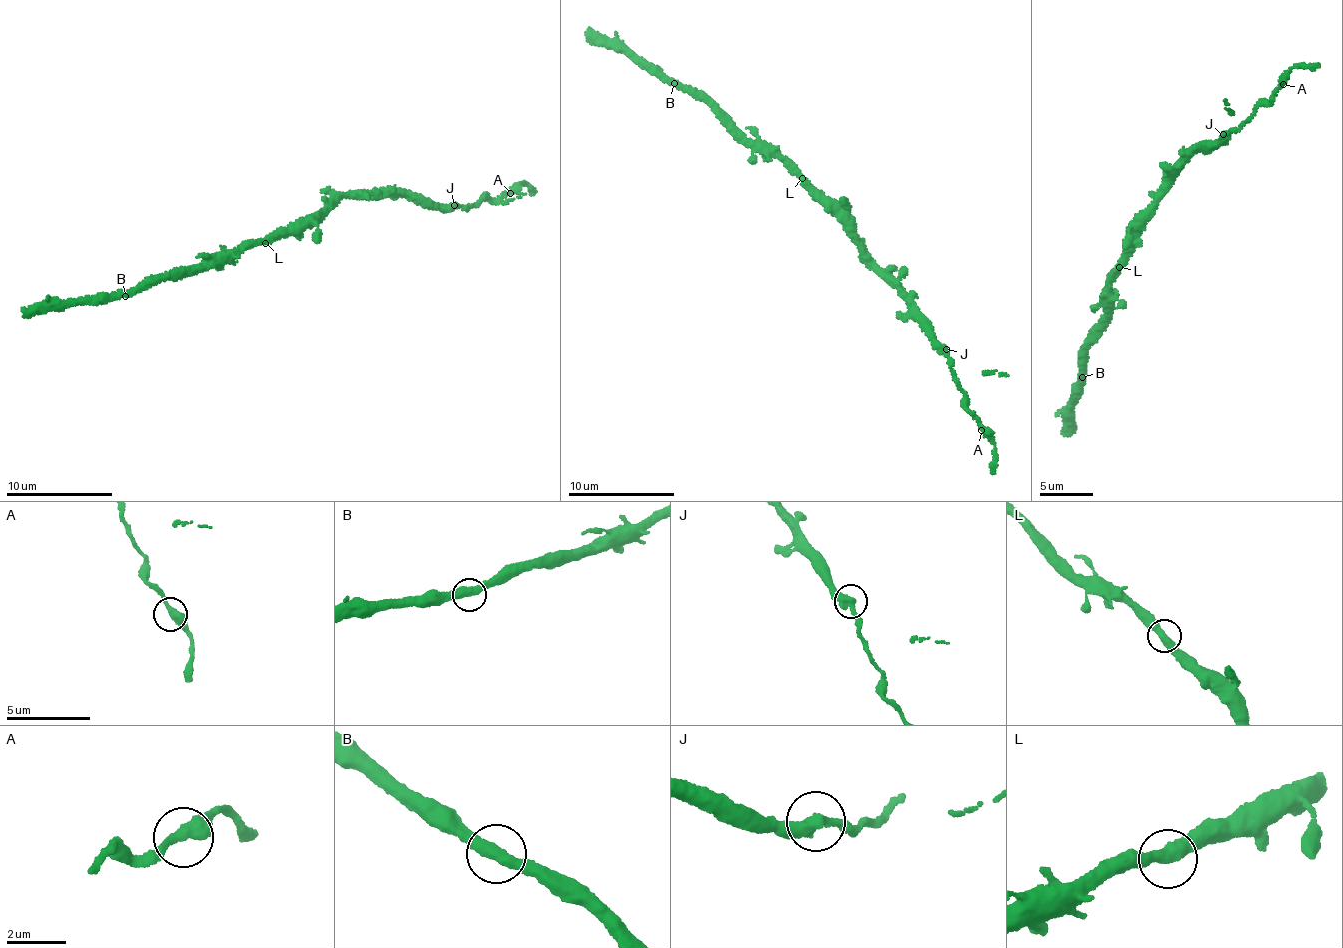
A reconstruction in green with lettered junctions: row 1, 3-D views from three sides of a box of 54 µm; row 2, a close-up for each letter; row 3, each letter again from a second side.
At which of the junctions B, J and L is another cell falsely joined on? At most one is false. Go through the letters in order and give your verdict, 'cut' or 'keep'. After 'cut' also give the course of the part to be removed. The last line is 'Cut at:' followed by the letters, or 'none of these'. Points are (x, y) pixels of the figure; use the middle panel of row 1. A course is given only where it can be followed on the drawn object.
B: keep
J: cut; course (945, 348), (951, 371), (966, 397), (966, 410), (995, 445), (991, 473)
L: keep
Cut at: J

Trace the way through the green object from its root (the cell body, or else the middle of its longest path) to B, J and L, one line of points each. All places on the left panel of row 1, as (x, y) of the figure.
B: (308, 216), (237, 252), (216, 257), (197, 267), (182, 268), (154, 285), (145, 285), (125, 296)
J: (308, 216), (318, 218), (345, 197), (366, 199), (390, 193), (421, 202), (453, 206)
L: (308, 216), (265, 243)

